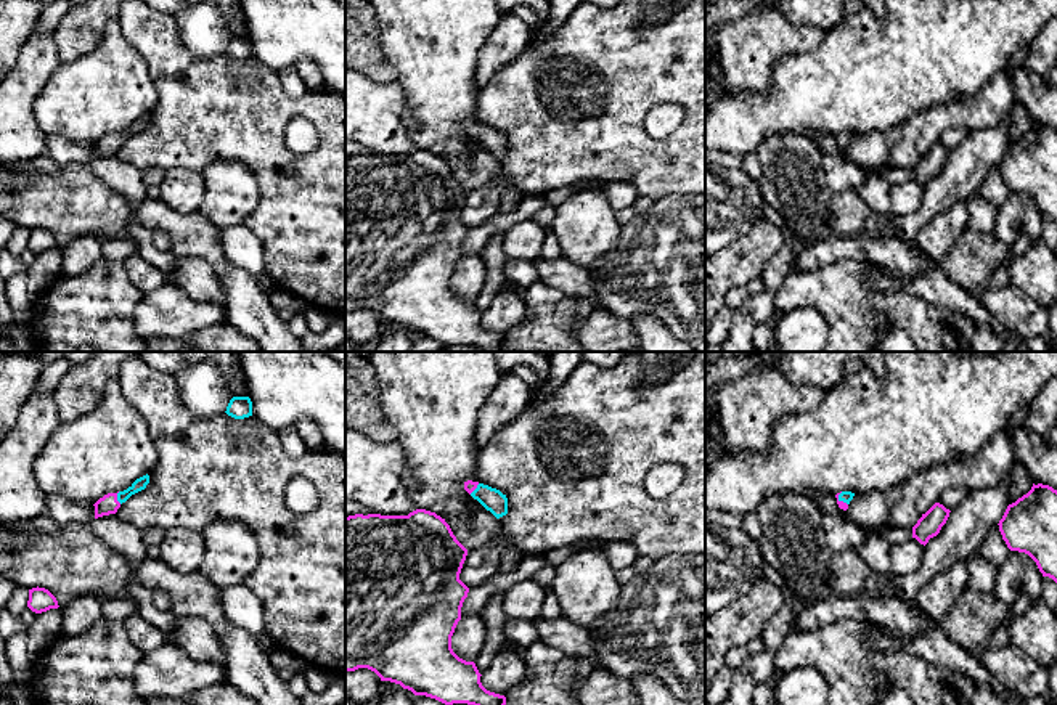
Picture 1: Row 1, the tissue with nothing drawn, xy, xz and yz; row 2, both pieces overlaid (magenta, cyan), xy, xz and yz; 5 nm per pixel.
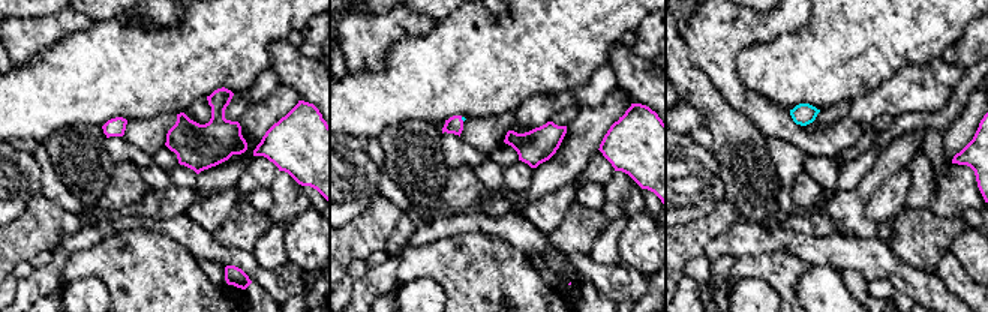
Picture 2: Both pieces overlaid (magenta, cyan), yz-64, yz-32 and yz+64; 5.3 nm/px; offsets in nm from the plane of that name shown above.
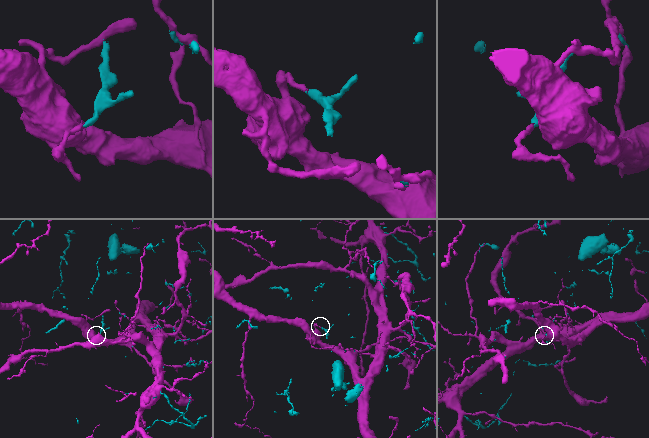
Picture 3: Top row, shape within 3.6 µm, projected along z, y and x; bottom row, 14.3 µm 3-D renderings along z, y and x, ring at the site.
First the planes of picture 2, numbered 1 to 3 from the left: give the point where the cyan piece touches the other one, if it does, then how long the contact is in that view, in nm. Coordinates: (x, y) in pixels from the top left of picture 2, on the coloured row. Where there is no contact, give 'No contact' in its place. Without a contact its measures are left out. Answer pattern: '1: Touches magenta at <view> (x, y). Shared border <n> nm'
1: No contact
2: Touches magenta at yz-32 (461, 119). Shared border 30 nm
3: No contact

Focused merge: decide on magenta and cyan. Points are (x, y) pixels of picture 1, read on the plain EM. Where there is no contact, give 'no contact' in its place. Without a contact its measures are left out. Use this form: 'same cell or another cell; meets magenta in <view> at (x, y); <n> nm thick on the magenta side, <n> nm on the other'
another cell; meets magenta in xy at (116, 138); 100 nm thick on the magenta side, 70 nm on the other

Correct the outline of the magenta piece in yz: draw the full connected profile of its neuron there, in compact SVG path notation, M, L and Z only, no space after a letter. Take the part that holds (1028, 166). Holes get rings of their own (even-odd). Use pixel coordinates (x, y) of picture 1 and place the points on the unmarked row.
M1038 124L1009 145L999 172L1010 191L1028 194L1057 223L1057 130Z

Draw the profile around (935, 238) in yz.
M957 202L932 217L928 223L919 230L916 244L927 254L932 263L940 263L967 228L967 223L967 202Z

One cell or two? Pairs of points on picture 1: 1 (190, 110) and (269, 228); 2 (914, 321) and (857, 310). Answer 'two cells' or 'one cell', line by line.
1: one cell
2: one cell

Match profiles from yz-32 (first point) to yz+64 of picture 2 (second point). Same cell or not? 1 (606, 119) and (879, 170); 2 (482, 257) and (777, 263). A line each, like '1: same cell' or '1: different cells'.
1: same cell
2: same cell

